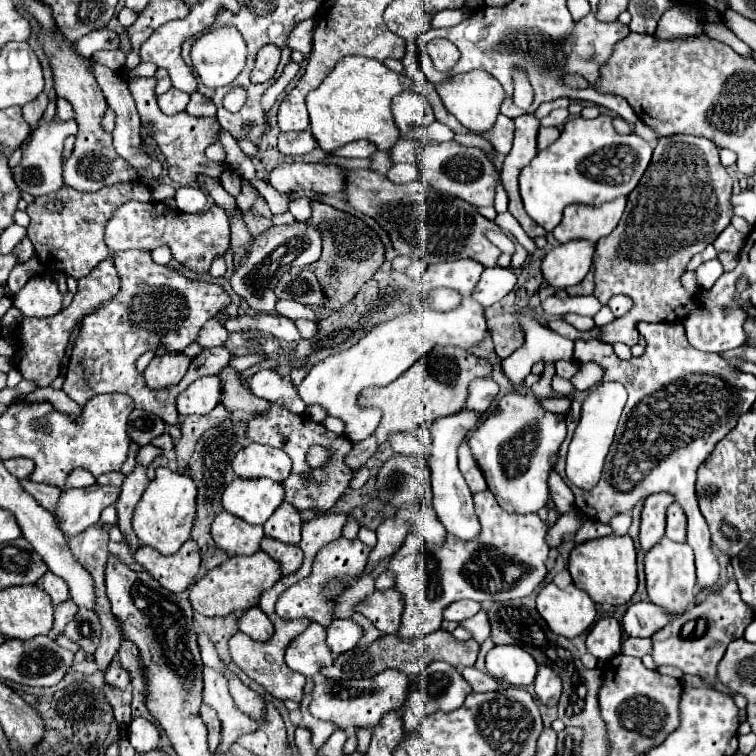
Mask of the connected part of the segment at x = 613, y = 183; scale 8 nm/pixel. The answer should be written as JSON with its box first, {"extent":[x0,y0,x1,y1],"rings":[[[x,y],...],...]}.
{"extent":[519,114,653,232],"rings":[[[599,114],[595,120],[573,118],[565,124],[559,140],[537,156],[523,168],[519,176],[521,198],[527,214],[551,232],[563,216],[569,204],[603,204],[617,196],[627,196],[641,180],[653,148],[637,134],[621,136],[613,130],[611,116]]]}

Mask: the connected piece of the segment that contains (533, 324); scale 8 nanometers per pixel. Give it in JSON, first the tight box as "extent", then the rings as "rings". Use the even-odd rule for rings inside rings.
{"extent":[503,312,573,384],"rings":[[[517,312],[515,318],[523,330],[525,344],[517,348],[509,358],[503,360],[503,372],[511,382],[523,384],[525,376],[531,374],[531,366],[539,360],[547,362],[547,360],[559,360],[559,358],[565,358],[565,360],[573,358],[571,340],[559,336],[549,326],[543,326],[527,312]]]}

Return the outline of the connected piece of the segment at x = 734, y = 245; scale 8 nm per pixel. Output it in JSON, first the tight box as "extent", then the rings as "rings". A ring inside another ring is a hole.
{"extent":[713,224,745,254],"rings":[[[729,224],[729,226],[723,230],[723,234],[717,236],[717,240],[713,242],[713,246],[715,246],[717,252],[727,250],[727,252],[737,254],[737,252],[743,248],[743,242],[745,242],[745,236],[739,234],[739,232]]]}

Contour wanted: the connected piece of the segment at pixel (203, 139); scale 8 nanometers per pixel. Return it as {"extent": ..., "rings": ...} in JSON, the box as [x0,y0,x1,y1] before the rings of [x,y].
{"extent":[129,78,225,186],"rings":[[[131,78],[129,90],[131,90],[131,96],[135,100],[135,106],[137,106],[137,112],[141,118],[141,126],[145,126],[145,128],[151,126],[151,138],[157,144],[157,148],[163,152],[163,156],[167,160],[169,178],[177,186],[193,184],[195,174],[205,174],[205,176],[213,176],[213,178],[221,176],[221,172],[225,170],[225,164],[211,162],[205,158],[205,148],[209,144],[213,144],[213,140],[221,128],[217,118],[197,118],[197,116],[187,114],[187,112],[179,112],[173,116],[163,114],[157,106],[155,78]]]}

